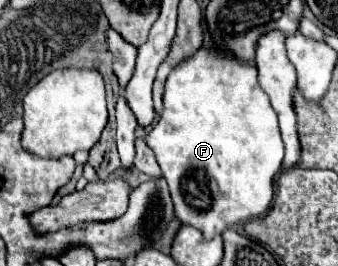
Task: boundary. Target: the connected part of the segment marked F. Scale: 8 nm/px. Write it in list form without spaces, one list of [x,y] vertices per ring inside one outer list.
[[[200,47],[170,71],[164,89],[164,109],[154,129],[146,135],[146,143],[154,151],[170,187],[174,211],[180,223],[200,229],[204,237],[210,239],[232,225],[262,217],[274,199],[274,179],[282,171],[284,143],[280,137],[278,117],[268,95],[258,85],[256,65]]]

